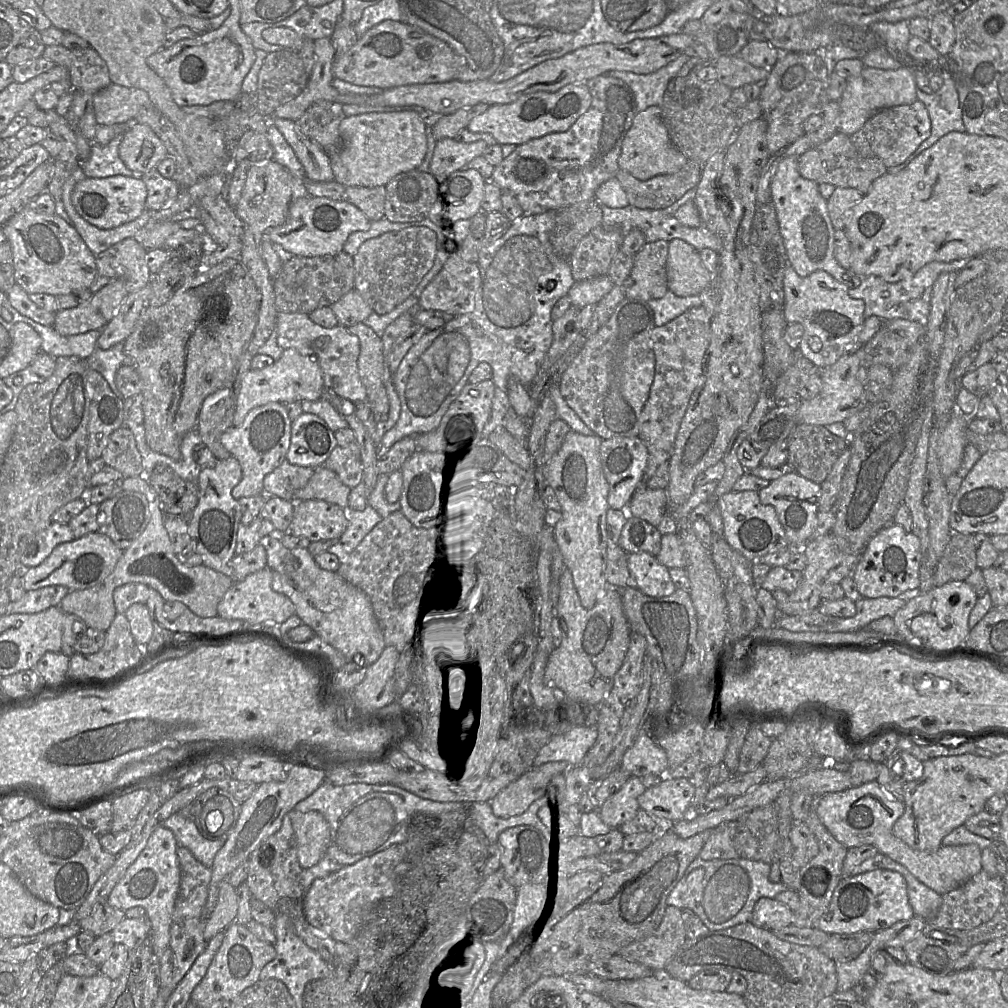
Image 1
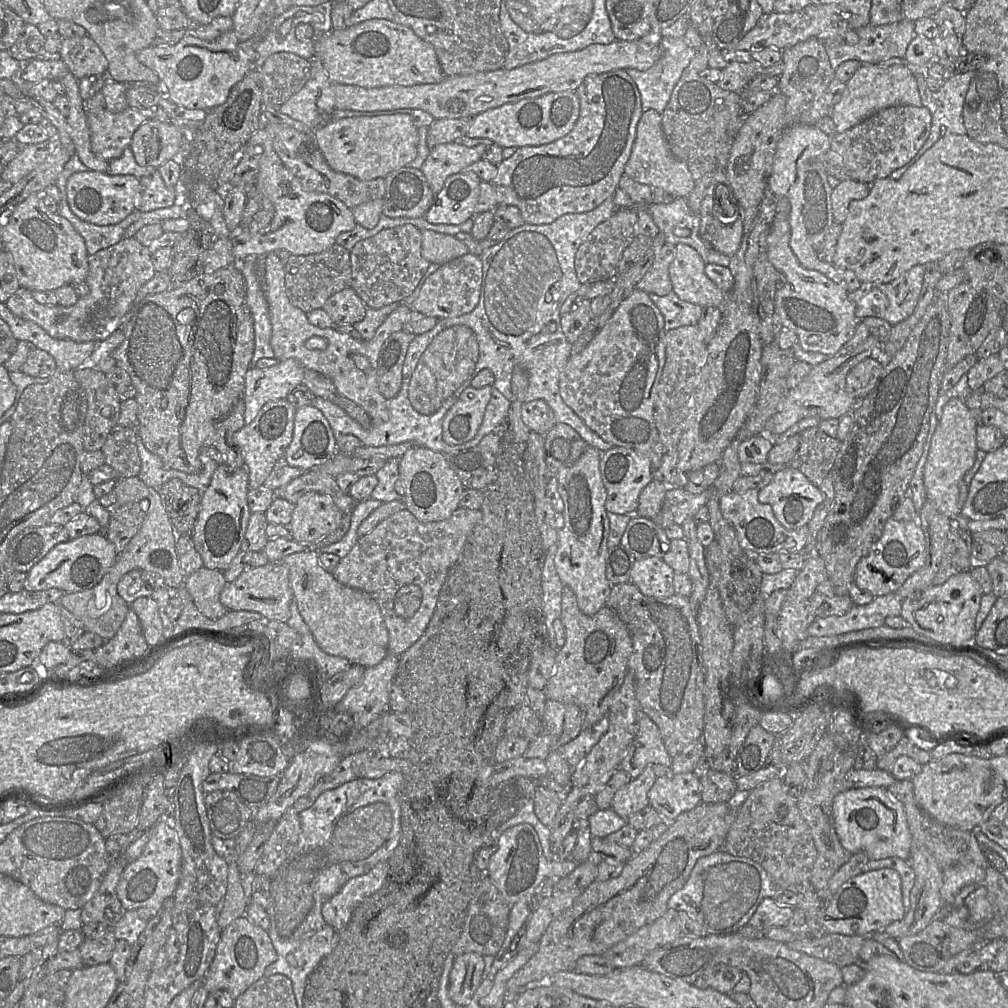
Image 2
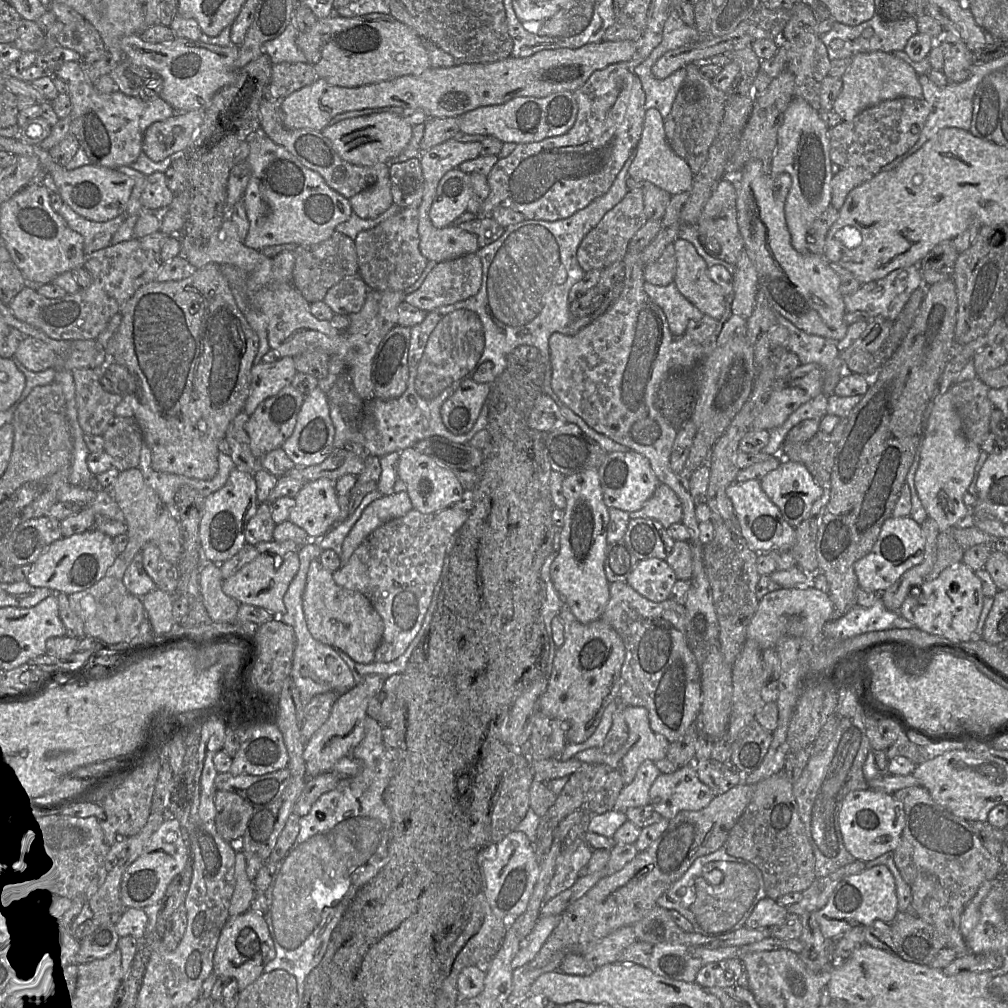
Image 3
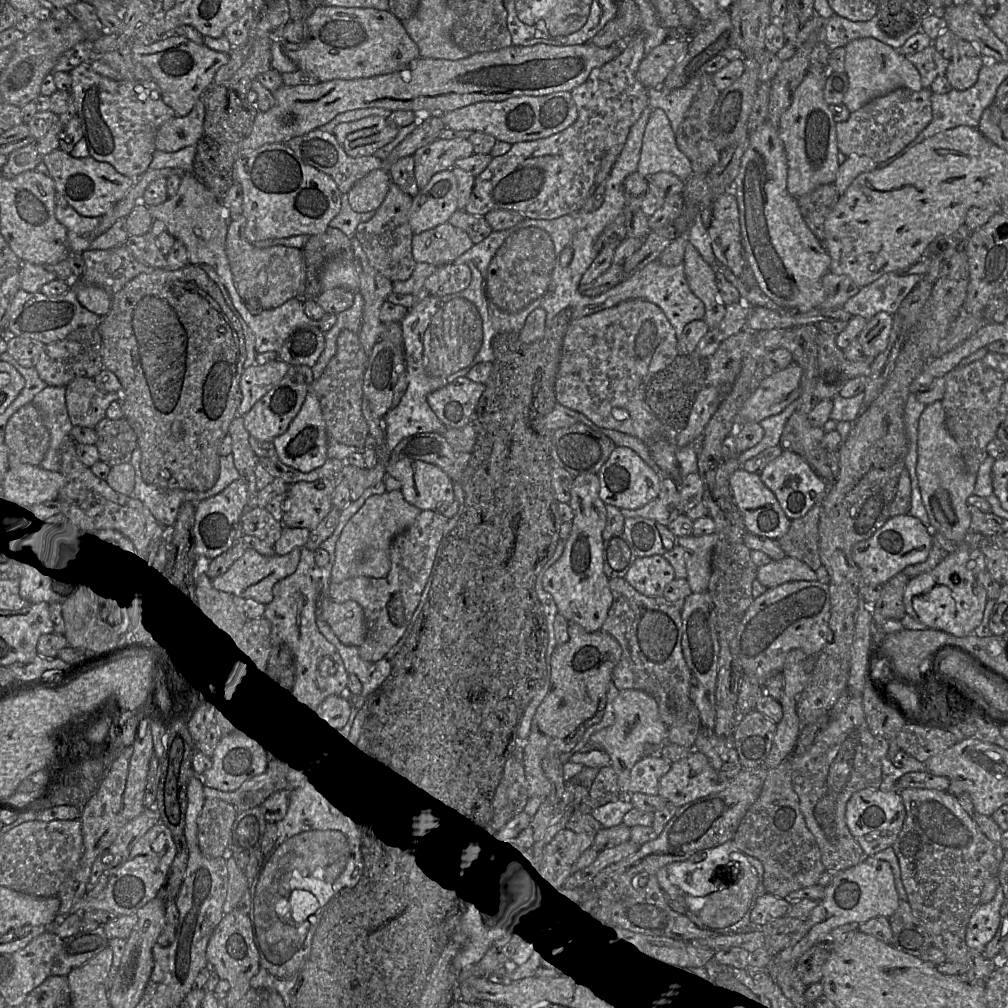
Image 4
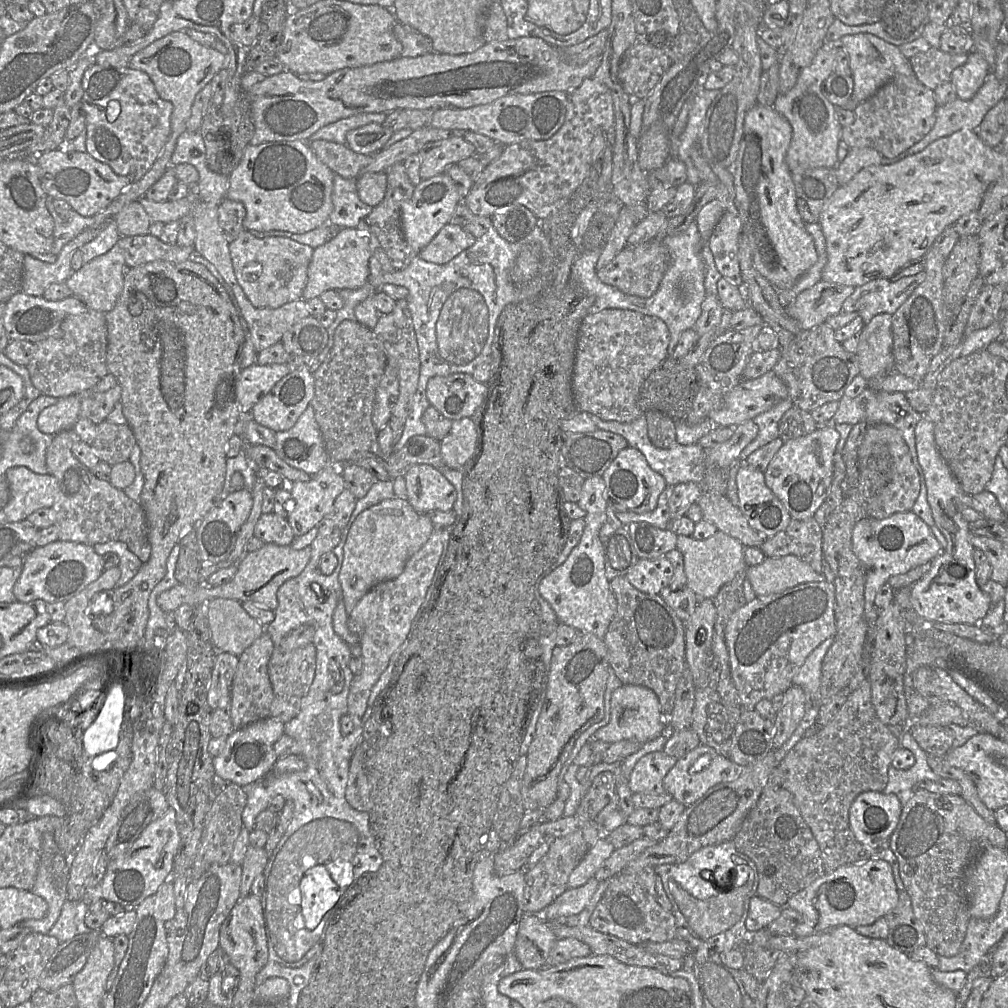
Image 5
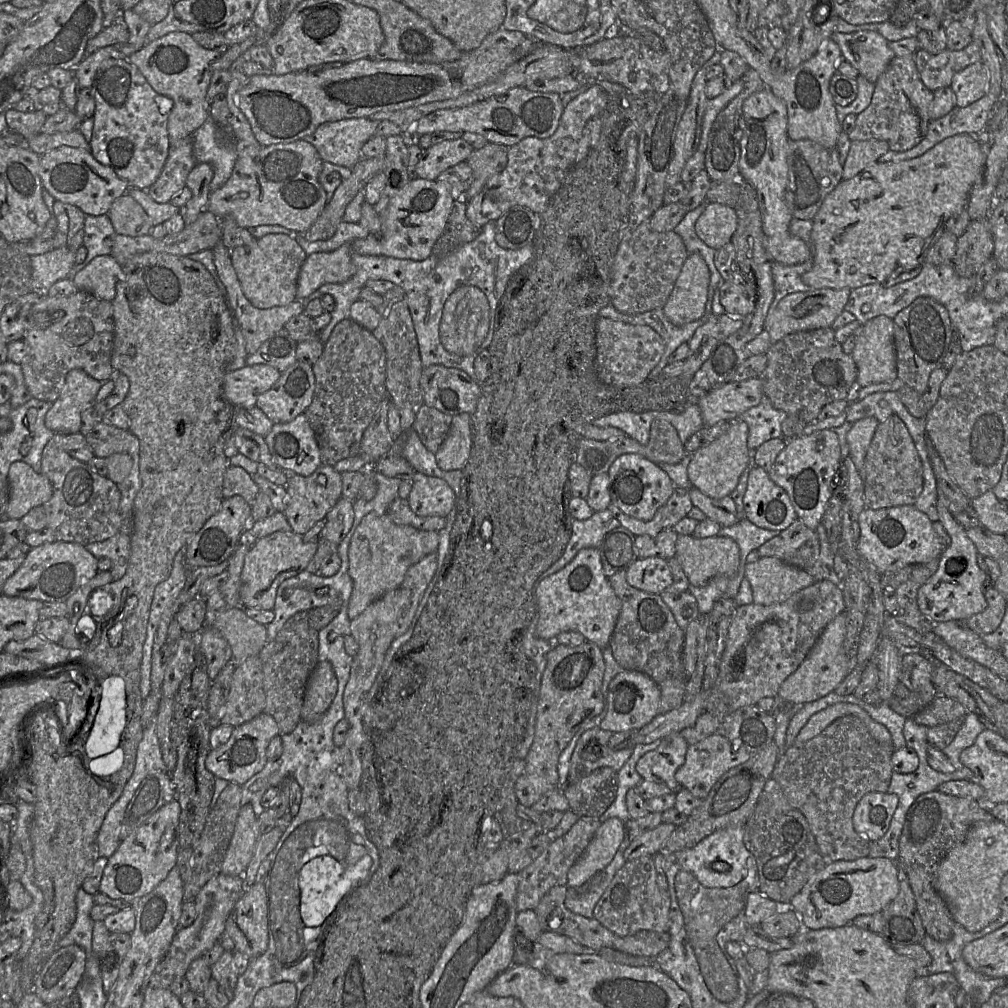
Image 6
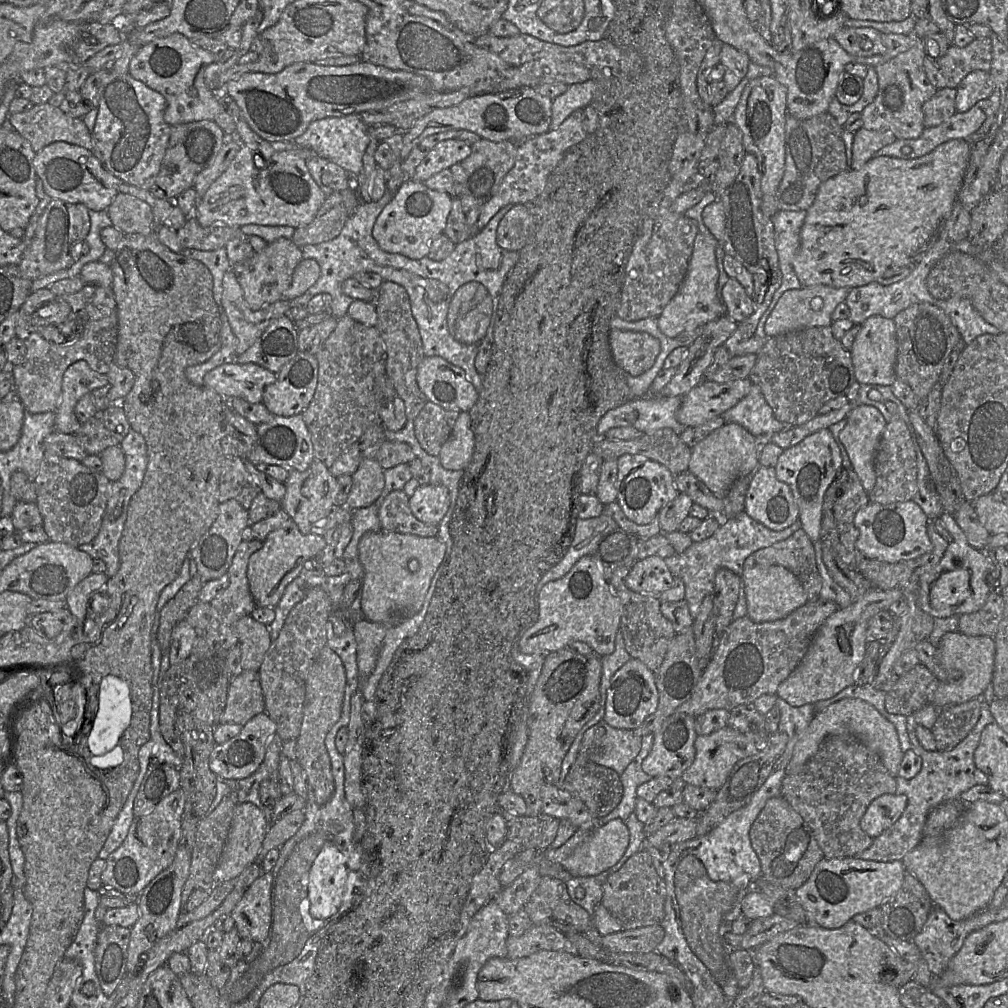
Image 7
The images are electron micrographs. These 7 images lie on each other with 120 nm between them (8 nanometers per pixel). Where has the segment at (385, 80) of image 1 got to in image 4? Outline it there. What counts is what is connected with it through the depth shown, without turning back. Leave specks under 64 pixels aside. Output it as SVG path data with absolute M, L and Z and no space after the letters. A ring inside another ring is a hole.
M319 5L306 19L290 20L273 36L298 69L315 76L320 82L384 75L401 70L421 57L402 22L391 12L374 8Z

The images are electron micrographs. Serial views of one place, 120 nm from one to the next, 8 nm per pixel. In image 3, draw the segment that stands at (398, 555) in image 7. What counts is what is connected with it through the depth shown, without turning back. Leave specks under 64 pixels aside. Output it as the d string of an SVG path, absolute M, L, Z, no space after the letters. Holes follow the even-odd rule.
M406 492L383 496L372 502L345 537L340 554L341 564L345 564L358 546L374 530L386 522L400 518L413 509Z

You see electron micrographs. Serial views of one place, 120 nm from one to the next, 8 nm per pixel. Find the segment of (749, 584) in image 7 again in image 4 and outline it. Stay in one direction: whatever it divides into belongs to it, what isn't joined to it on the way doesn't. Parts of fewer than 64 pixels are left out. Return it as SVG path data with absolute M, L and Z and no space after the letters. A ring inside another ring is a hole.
M785 557L779 561L770 561L757 568L757 580L767 589L788 582L818 581L817 574L806 563Z

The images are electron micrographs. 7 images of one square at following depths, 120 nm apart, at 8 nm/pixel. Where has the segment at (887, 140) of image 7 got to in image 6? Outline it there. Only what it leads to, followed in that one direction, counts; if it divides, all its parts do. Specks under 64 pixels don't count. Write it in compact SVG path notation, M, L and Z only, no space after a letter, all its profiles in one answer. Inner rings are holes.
M871 139L852 141L848 156L843 164L842 178L847 180L878 161L889 151L889 144L883 140Z

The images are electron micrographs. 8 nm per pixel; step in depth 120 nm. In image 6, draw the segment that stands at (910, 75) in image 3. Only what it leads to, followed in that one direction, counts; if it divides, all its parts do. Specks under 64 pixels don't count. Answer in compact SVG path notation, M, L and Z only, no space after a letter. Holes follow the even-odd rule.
M874 31L837 32L831 39L839 45L842 56L872 83L877 82L896 56L889 41Z

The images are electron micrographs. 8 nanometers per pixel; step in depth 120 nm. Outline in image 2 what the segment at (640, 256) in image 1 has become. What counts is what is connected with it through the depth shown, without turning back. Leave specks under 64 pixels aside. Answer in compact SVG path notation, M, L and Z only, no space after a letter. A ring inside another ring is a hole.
M666 242L658 252L654 252L654 261L649 270L637 283L636 289L659 296L667 295L672 291L669 266L675 257L675 247L675 244Z

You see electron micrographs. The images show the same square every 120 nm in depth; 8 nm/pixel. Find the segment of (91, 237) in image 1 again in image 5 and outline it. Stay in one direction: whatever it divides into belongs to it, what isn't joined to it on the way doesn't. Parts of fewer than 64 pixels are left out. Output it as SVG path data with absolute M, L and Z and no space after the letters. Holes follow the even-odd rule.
M53 207L53 212L50 213L50 216L54 222L54 242L51 249L51 253L54 255L58 255L64 245L94 223L93 216L81 216L73 209L65 213L64 217L61 217Z

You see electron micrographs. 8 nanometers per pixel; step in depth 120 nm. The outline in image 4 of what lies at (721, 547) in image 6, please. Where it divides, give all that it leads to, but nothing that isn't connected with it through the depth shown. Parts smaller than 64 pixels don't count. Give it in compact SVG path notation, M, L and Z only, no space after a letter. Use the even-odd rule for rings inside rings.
M716 533L701 537L678 537L677 545L686 554L686 580L693 593L707 591L712 568L712 555L718 541Z

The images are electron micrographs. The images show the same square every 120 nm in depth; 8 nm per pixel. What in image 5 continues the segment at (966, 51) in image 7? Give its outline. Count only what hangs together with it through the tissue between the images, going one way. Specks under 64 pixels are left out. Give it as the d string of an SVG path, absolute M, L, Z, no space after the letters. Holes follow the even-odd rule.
M930 47L908 59L918 80L933 91L951 80L953 70L967 61L968 54L949 54L940 48Z

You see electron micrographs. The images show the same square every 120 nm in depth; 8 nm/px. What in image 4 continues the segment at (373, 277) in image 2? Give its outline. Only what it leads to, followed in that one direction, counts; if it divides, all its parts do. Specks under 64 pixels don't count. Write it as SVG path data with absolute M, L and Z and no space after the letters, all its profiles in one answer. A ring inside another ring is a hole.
M390 181L388 193L375 215L369 221L360 223L354 234L370 265L392 282L408 280L418 263L412 253L414 234L409 224L412 202L413 197Z

